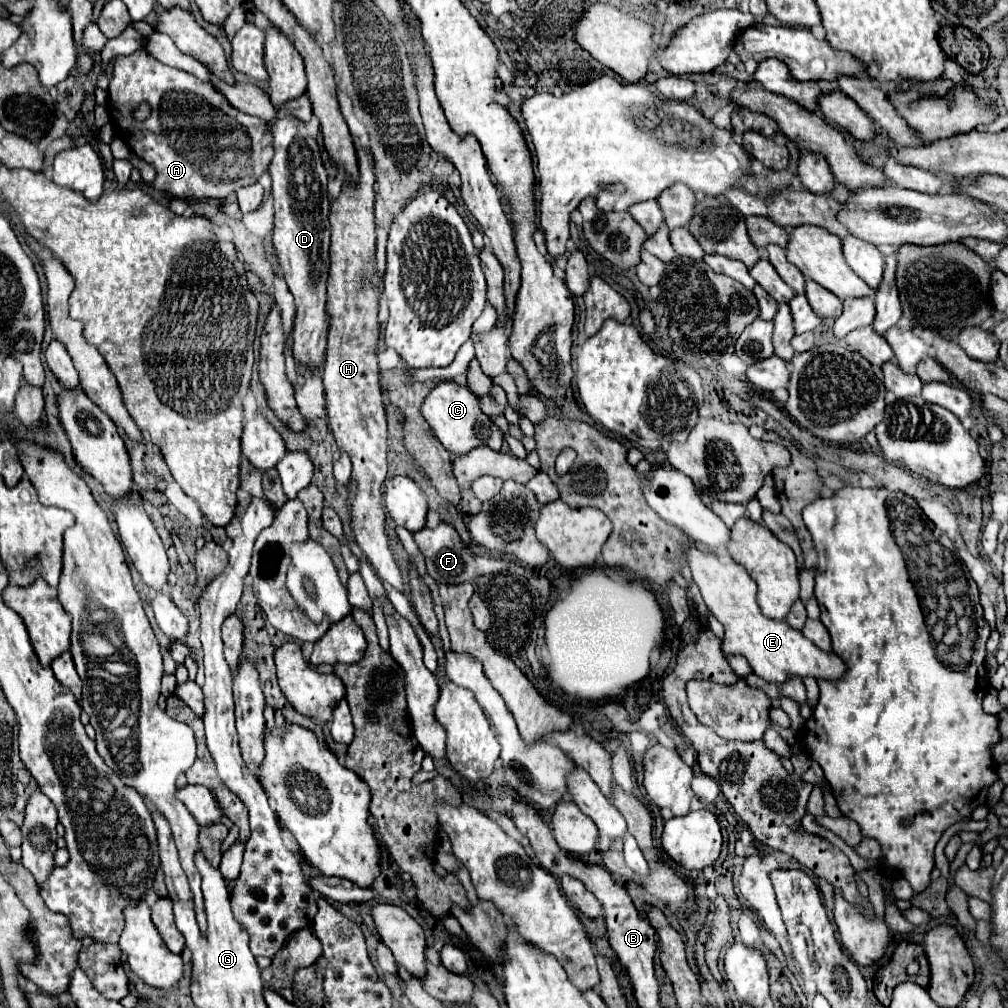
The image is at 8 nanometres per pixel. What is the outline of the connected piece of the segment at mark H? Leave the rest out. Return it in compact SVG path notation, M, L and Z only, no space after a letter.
M358 149L358 161L360 161L360 181L348 183L344 179L340 197L332 201L332 245L330 245L330 277L328 277L328 301L330 301L330 331L328 331L328 347L326 347L326 361L324 361L324 391L326 391L326 411L330 419L330 429L336 437L336 443L342 451L346 451L352 459L352 477L358 485L358 493L352 499L352 531L356 537L356 543L368 557L370 565L374 567L376 575L396 587L398 591L404 591L404 579L400 573L400 565L390 551L388 535L386 535L386 515L384 515L384 503L382 503L382 485L386 481L386 435L388 435L388 423L386 423L386 409L382 403L382 391L380 391L380 369L376 359L376 341L378 341L378 291L372 285L372 277L376 275L376 261L374 261L374 245L376 245L376 233L374 233L374 195L376 195L376 179L368 165L366 155Z

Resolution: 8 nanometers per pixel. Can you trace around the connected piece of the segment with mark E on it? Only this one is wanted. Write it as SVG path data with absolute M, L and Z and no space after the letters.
M692 547L688 551L688 561L692 569L692 579L700 587L704 603L724 625L724 655L746 657L754 675L762 677L766 683L778 685L792 677L840 681L846 675L846 665L836 653L822 653L816 645L812 645L812 641L806 641L800 631L790 629L790 625L786 625L784 621L774 621L762 615L756 603L756 583L730 555L702 553Z

